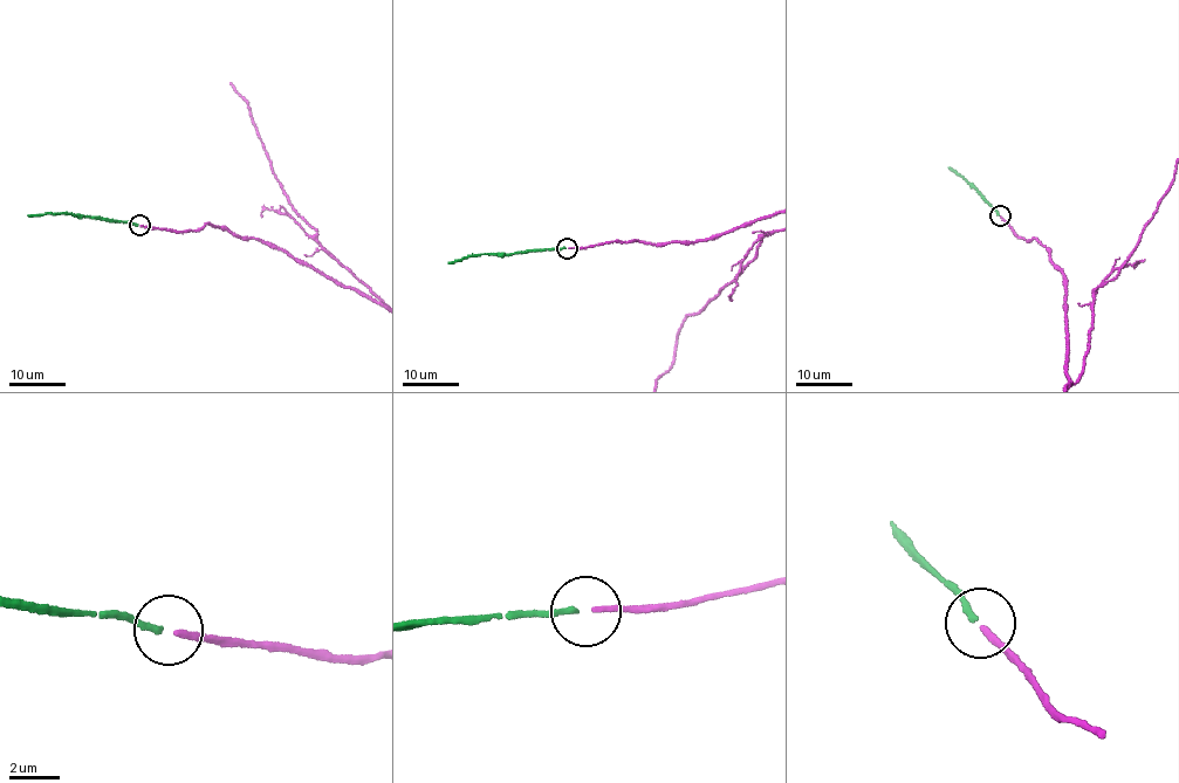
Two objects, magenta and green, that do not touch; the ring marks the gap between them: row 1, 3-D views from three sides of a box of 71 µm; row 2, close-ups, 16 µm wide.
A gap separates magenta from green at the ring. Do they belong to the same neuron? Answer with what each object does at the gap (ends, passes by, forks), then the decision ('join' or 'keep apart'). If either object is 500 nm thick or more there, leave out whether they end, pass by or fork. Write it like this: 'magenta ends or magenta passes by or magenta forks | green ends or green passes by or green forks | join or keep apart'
magenta ends | green ends | join

